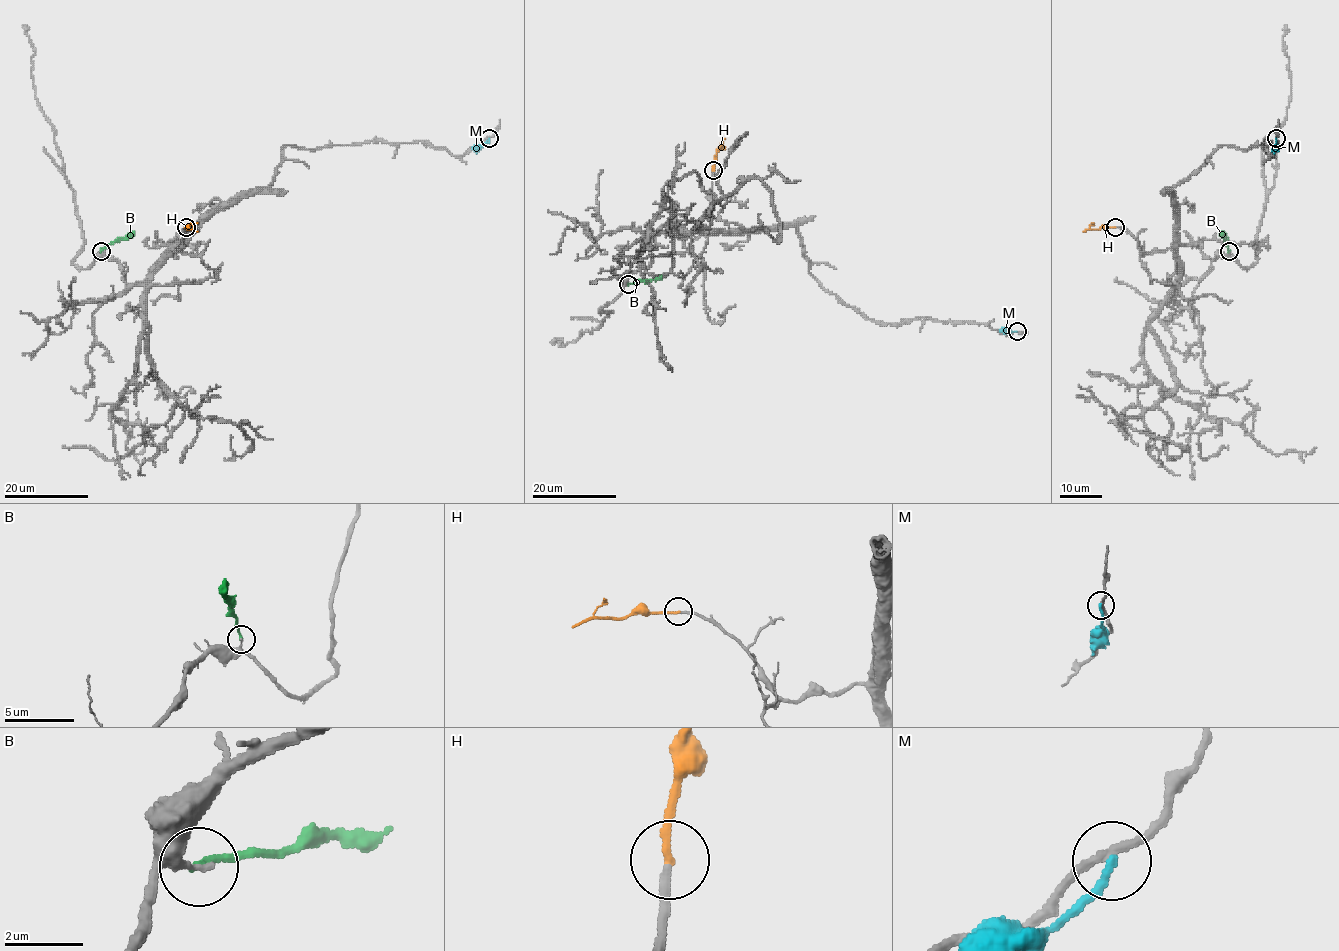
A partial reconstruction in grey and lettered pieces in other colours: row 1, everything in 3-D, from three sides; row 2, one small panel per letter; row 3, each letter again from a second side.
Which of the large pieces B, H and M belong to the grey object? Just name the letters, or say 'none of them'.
H

